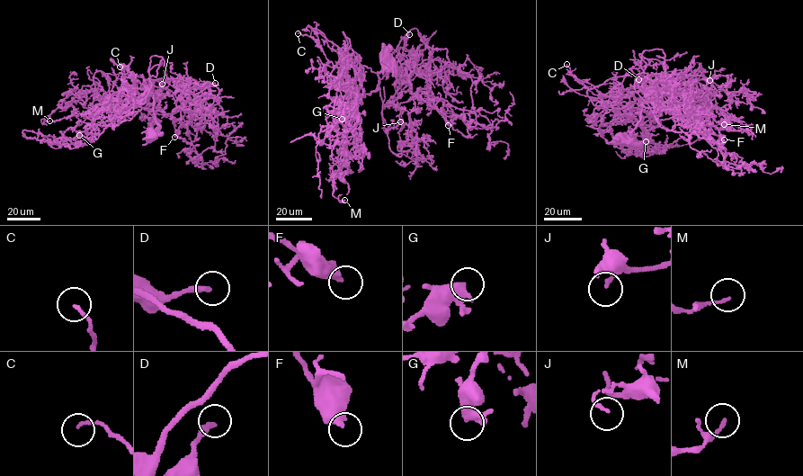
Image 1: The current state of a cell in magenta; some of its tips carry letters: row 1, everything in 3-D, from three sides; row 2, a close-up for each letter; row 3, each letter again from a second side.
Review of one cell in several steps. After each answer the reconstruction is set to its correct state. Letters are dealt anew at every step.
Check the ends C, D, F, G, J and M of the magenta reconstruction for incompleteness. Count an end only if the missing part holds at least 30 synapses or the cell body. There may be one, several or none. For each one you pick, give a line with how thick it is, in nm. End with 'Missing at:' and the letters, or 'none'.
Missing at: none

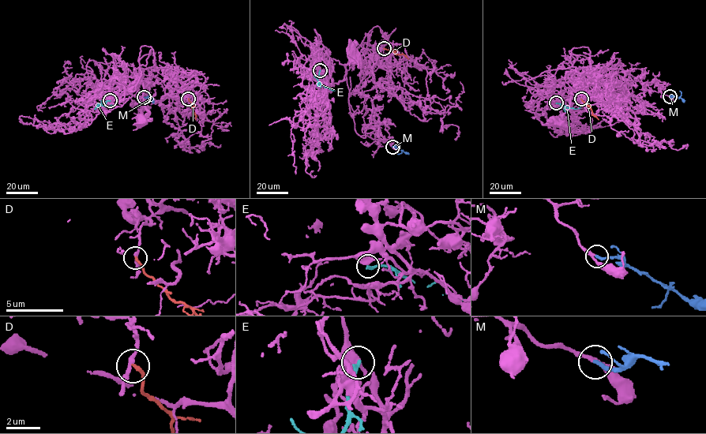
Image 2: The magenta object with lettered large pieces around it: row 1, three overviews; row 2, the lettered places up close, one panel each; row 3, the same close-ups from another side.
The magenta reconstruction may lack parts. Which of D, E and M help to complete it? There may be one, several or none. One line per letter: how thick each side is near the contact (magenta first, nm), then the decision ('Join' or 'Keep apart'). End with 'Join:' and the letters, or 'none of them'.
D: Thickness 220 nm (magenta) against 200 nm. Keep apart
E: Thickness 440 nm (magenta) against 280 nm. Keep apart
M: Thickness 200 nm (magenta) against 220 nm. Join
Join: M

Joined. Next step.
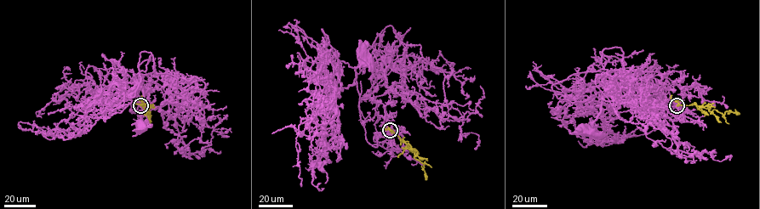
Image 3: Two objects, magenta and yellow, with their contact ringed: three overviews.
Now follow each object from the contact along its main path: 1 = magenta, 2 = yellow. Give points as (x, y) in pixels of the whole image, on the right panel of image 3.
1: (677, 105), (647, 98), (643, 73), (605, 70), (605, 48), (623, 53), (621, 82), (580, 130)
2: (677, 105), (694, 104), (711, 111), (715, 110), (723, 115), (727, 111), (739, 113)

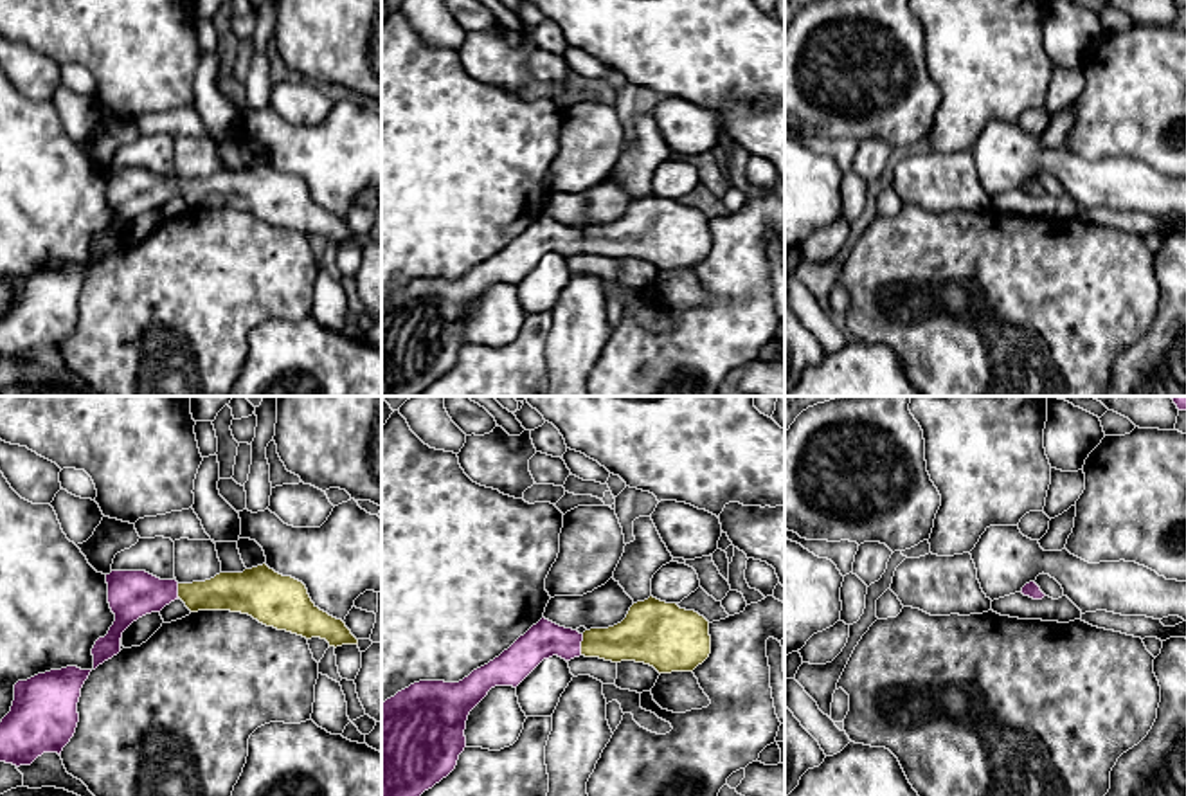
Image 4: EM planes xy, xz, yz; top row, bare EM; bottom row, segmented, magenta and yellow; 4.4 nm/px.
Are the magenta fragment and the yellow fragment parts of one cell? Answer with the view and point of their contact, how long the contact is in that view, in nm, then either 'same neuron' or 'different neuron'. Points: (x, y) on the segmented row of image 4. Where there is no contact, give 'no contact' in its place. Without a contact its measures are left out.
meets magenta in xz at (580, 645); contact 100 nm long; same neuron

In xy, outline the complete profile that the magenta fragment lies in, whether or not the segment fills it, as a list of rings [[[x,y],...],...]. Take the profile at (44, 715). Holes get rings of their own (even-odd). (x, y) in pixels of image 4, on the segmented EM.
[[[67,666],[18,681],[11,711],[0,722],[0,762],[20,767],[43,753],[61,755],[76,733],[77,702],[90,672]]]

